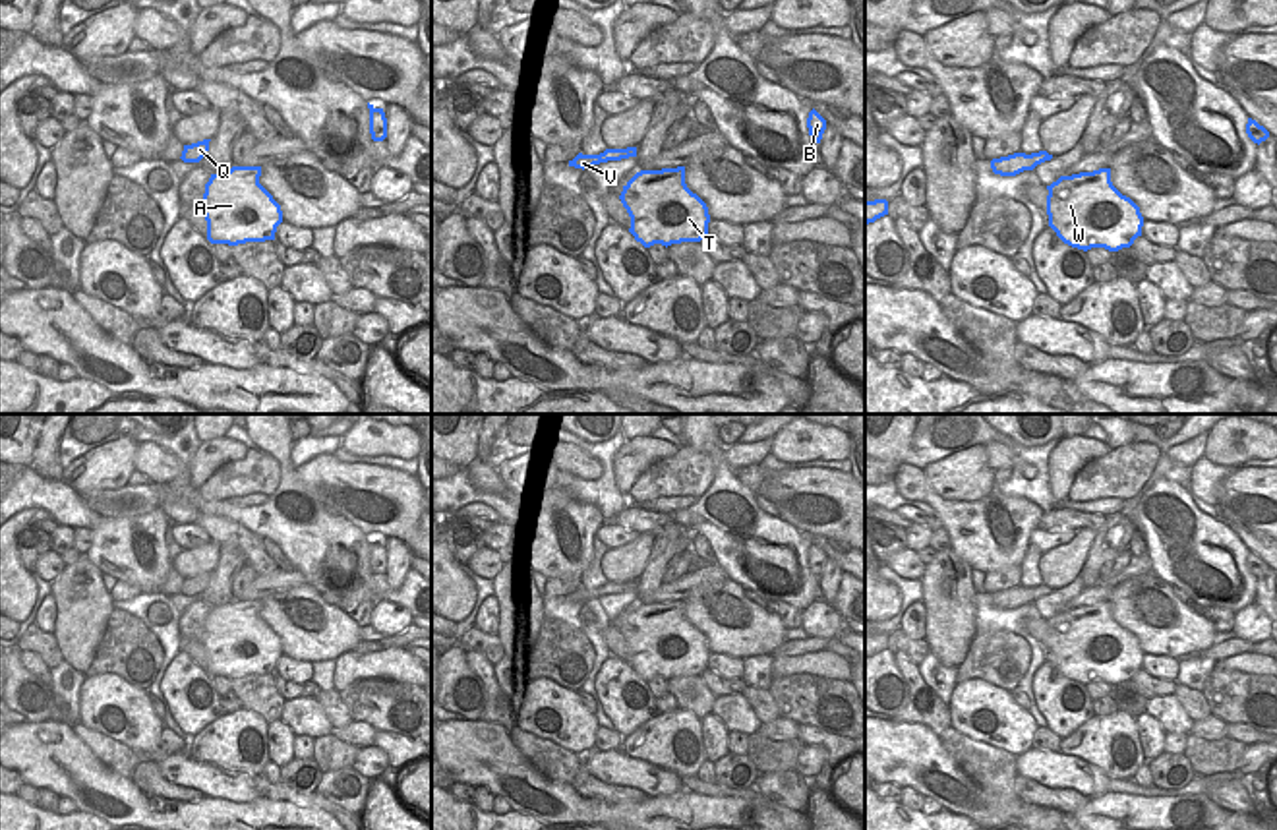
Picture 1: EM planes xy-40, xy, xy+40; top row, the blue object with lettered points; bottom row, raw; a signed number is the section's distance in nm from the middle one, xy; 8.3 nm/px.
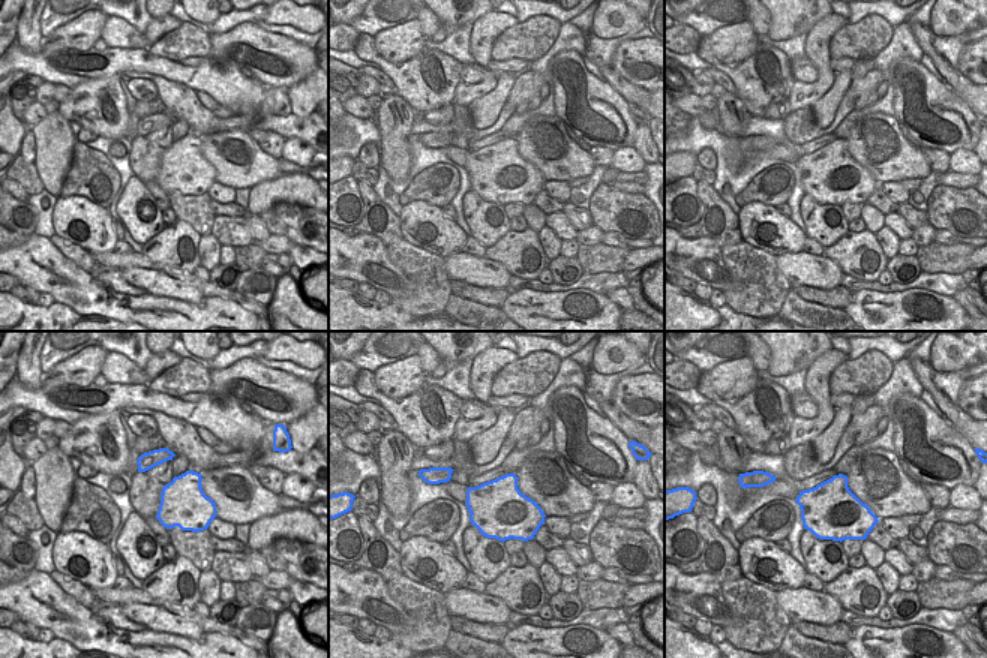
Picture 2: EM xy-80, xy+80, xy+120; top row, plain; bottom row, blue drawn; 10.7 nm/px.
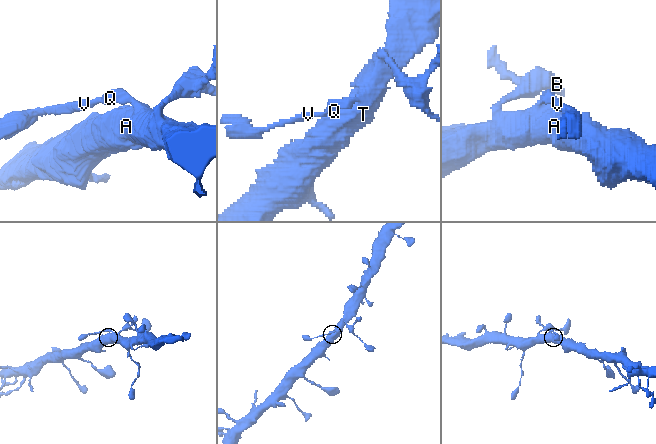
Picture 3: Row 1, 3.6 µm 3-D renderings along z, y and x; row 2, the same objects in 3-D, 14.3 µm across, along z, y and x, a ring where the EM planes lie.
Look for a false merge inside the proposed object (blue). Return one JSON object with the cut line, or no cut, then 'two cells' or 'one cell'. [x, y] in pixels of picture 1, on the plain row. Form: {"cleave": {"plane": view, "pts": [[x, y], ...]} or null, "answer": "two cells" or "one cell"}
{"cleave": {"plane": "xy", "pts": [[602, 587], [616, 592]]}, "answer": "two cells"}

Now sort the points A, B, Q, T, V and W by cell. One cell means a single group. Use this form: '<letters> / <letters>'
A B Q T W / V

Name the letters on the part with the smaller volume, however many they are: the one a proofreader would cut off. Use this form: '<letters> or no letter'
V

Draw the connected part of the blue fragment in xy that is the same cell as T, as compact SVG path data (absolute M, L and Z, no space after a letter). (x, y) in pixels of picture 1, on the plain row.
M685 600L640 604L619 629L631 650L629 666L644 681L700 675L708 669L708 640L685 617Z

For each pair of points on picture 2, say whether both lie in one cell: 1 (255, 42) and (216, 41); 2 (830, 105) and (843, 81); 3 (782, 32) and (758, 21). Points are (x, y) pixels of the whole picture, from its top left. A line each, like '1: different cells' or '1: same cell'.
1: same cell
2: same cell
3: different cells

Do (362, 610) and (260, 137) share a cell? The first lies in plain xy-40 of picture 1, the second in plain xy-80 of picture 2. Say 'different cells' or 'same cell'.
same cell

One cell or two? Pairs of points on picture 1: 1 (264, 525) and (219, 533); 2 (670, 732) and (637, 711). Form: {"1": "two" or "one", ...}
{"1": "two", "2": "two"}

